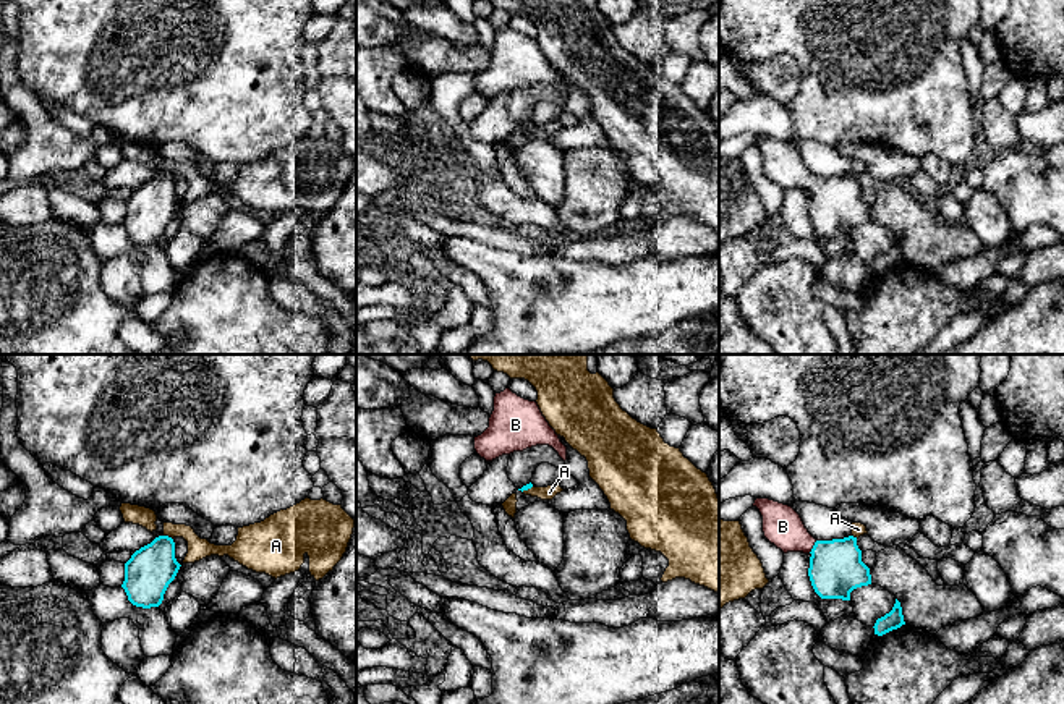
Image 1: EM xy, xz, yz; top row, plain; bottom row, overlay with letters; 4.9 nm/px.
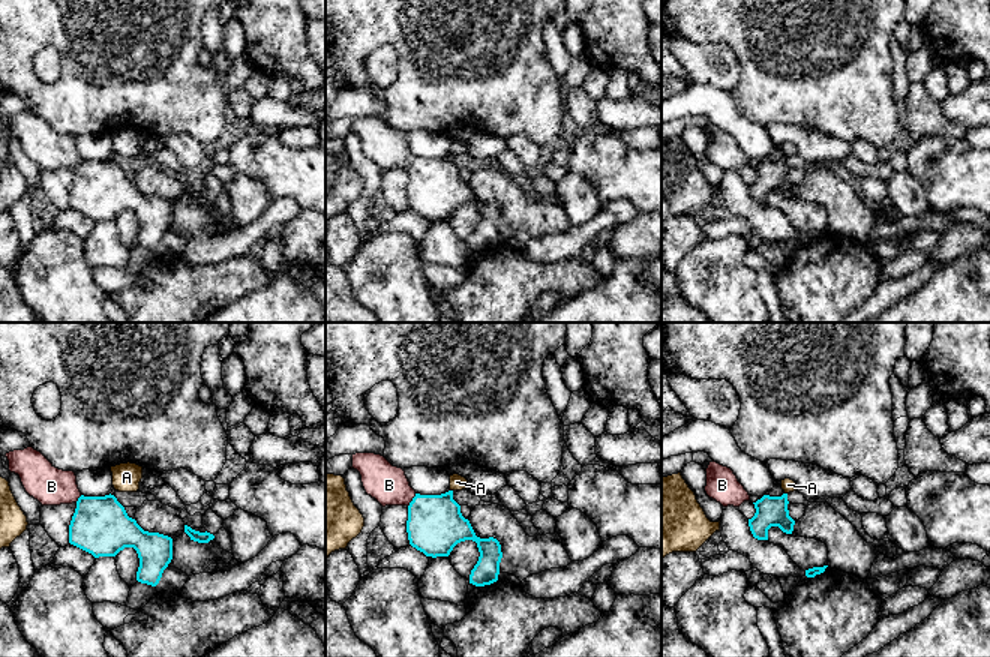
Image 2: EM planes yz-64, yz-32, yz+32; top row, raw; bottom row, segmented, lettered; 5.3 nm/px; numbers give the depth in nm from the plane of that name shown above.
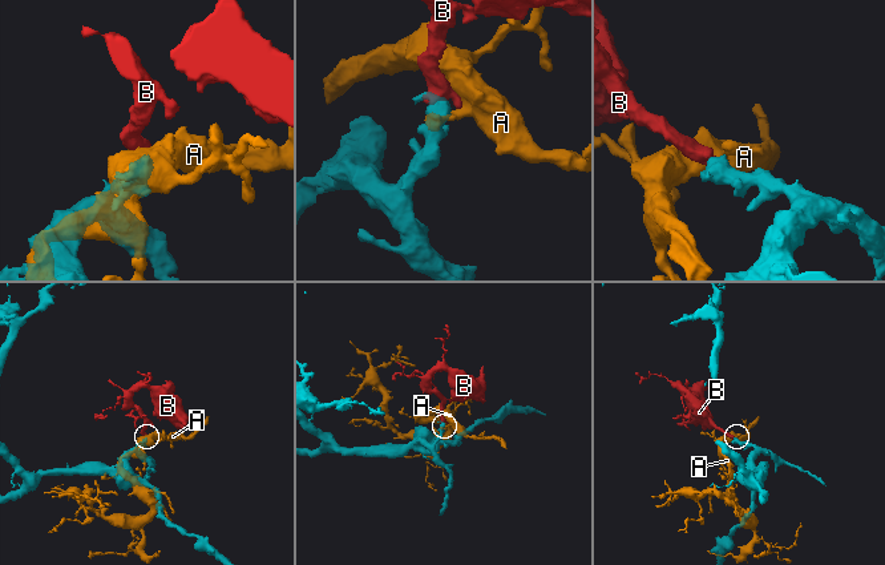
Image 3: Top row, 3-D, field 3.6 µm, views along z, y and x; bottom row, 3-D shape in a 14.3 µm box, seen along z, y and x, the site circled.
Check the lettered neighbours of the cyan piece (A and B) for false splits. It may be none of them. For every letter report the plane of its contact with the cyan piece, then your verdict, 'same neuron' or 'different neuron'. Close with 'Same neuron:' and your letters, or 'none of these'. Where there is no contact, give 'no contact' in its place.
A: xy | different neuron
B: yz | same neuron
Same neuron: B

